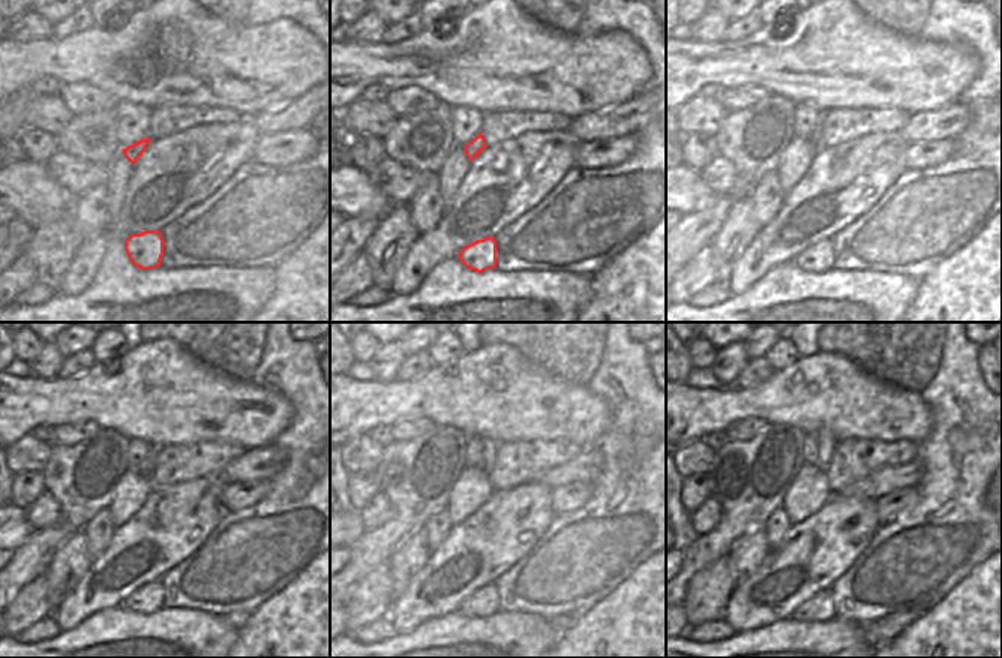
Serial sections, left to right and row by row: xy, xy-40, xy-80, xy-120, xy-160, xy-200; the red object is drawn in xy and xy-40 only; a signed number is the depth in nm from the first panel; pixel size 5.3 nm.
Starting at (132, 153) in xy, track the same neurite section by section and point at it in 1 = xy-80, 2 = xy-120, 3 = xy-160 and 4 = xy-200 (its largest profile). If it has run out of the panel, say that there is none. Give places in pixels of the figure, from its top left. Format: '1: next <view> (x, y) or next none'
1: next xy-80 (815, 137)
2: next xy-120 (147, 468)
3: next xy-160 (489, 447)
4: next xy-200 (825, 442)

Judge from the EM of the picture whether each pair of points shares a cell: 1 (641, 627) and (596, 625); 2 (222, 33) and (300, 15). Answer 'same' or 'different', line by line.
1: same
2: different

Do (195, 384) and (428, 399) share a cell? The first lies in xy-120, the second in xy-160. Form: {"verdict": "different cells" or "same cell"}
{"verdict": "same cell"}

